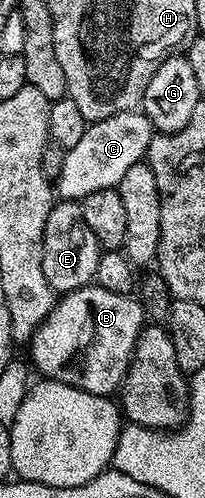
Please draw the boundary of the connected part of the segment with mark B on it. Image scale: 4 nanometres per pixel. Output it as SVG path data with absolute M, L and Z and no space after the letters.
M97 285L65 292L30 339L30 359L39 371L39 376L79 387L88 393L113 396L121 388L130 359L134 356L134 346L144 326L142 315L144 316L144 307L137 298L108 293L108 289Z

